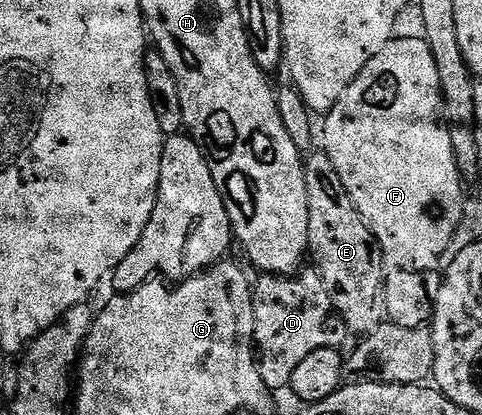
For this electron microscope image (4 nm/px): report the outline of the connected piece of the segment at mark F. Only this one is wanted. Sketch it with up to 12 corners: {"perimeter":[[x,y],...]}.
{"perimeter":[[425,37],[335,98],[321,149],[400,270],[434,270],[464,176]]}

